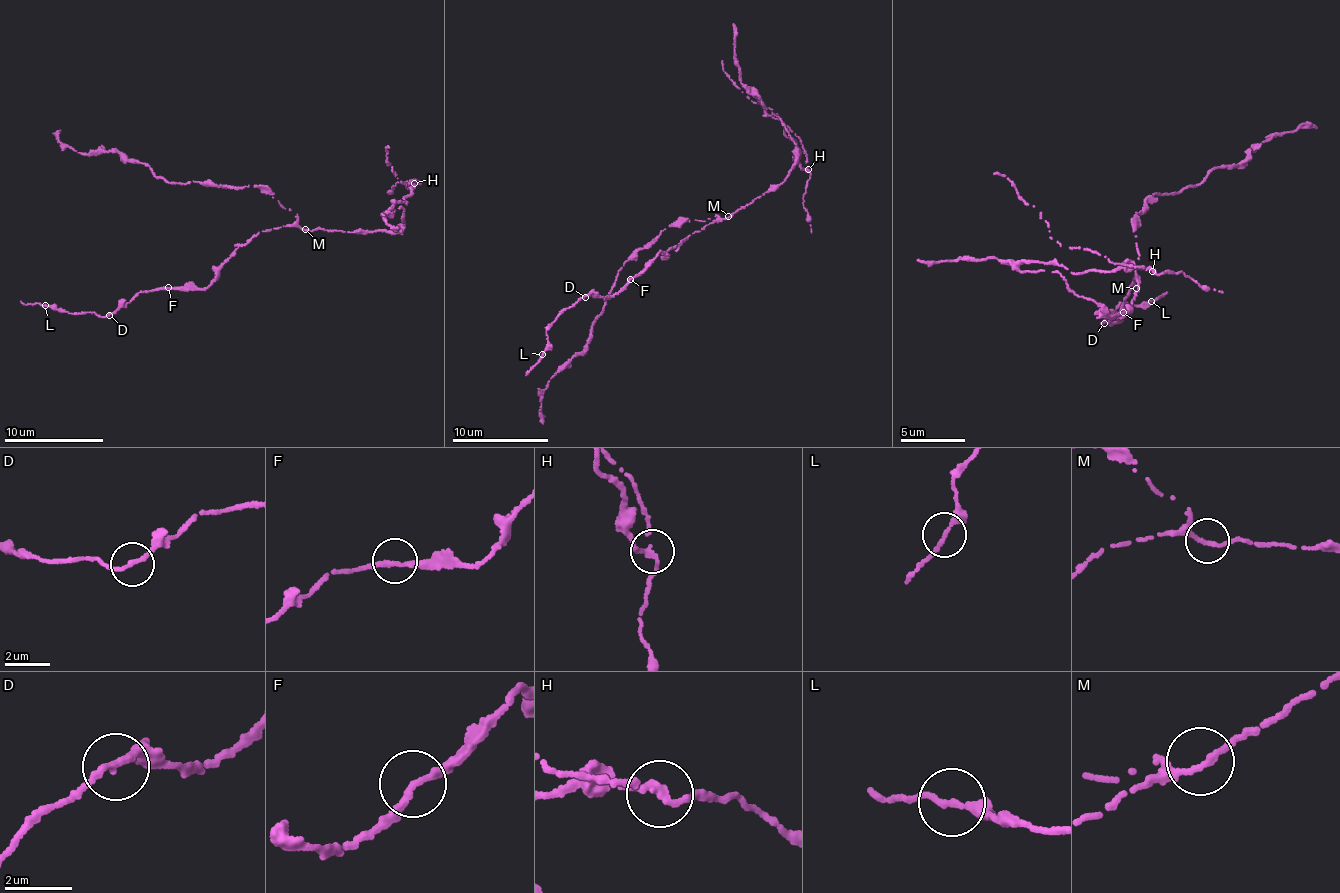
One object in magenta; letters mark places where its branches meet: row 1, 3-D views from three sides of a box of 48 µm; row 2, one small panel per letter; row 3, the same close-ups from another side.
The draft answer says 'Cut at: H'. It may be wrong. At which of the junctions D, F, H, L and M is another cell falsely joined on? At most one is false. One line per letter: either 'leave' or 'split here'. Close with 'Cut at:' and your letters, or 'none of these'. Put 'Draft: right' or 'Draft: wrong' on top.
Draft: right
D: leave
F: leave
H: split here
L: leave
M: leave
Cut at: H

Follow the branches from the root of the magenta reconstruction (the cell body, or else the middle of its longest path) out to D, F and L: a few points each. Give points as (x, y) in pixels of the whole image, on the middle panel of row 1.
D: (731, 216), (705, 224), (662, 254), (659, 251), (643, 270), (612, 296), (595, 298), (590, 293), (585, 297)
F: (731, 216), (705, 224), (662, 254), (659, 251), (643, 270), (630, 279)
L: (731, 216), (659, 251), (612, 296), (587, 293), (564, 308), (547, 331), (542, 354)

